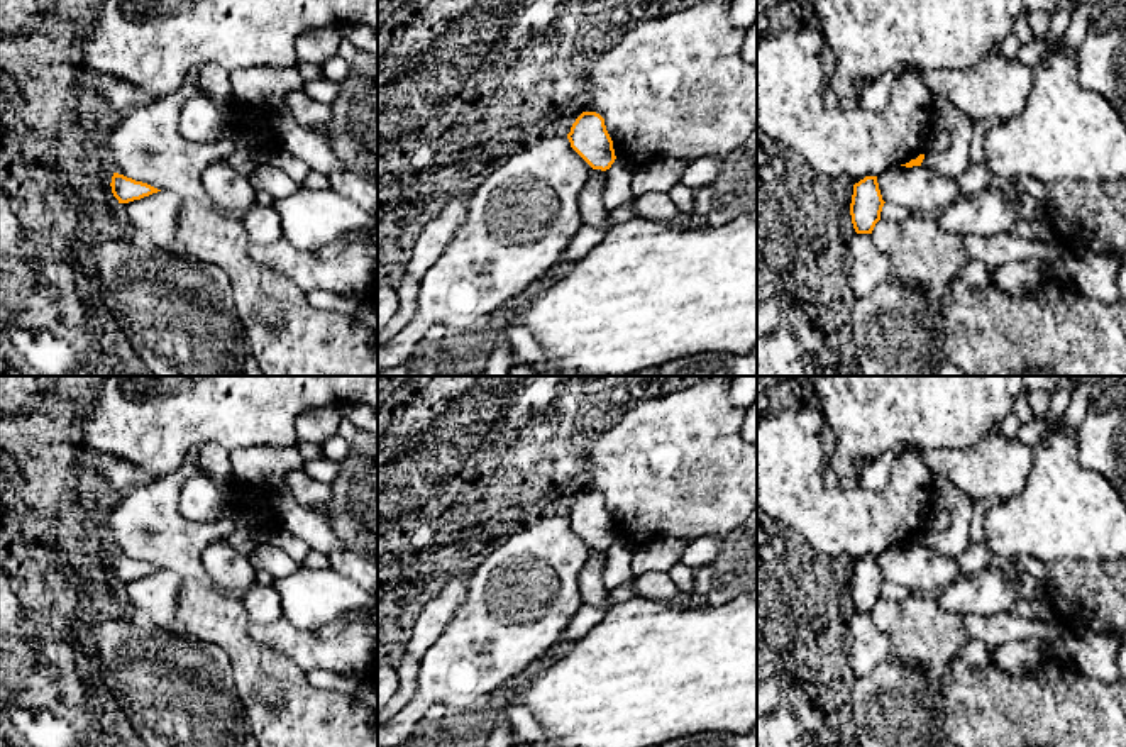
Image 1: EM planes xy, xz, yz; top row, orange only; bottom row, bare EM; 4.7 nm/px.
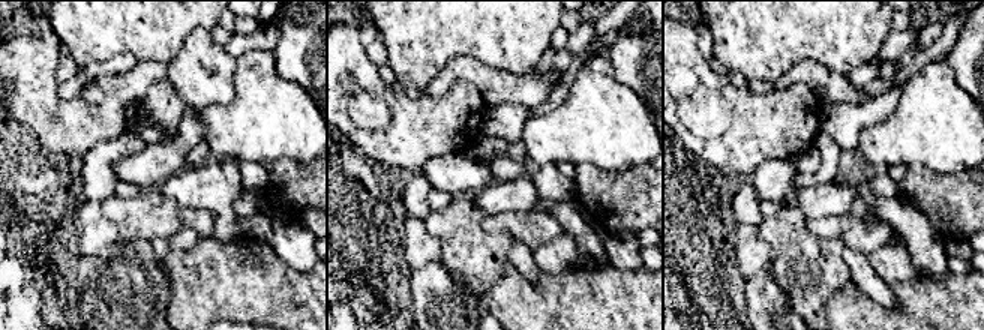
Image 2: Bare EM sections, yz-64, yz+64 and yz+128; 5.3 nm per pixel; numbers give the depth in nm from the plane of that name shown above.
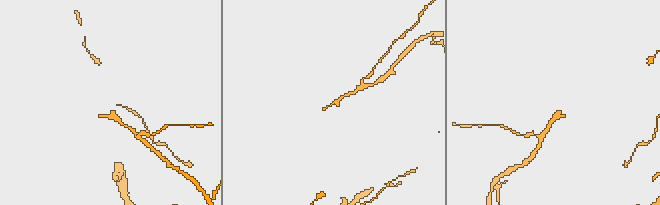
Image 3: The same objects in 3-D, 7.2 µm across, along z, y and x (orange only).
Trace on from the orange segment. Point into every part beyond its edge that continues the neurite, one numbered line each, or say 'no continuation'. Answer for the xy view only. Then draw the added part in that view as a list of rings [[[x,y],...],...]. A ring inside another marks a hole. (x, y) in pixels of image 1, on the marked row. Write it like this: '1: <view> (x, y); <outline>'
no continuation

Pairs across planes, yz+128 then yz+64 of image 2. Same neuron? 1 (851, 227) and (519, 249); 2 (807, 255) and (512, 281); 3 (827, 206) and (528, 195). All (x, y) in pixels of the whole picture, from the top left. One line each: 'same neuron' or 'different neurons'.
1: different neurons
2: different neurons
3: same neuron

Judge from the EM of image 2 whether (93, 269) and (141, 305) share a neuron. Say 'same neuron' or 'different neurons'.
same neuron

